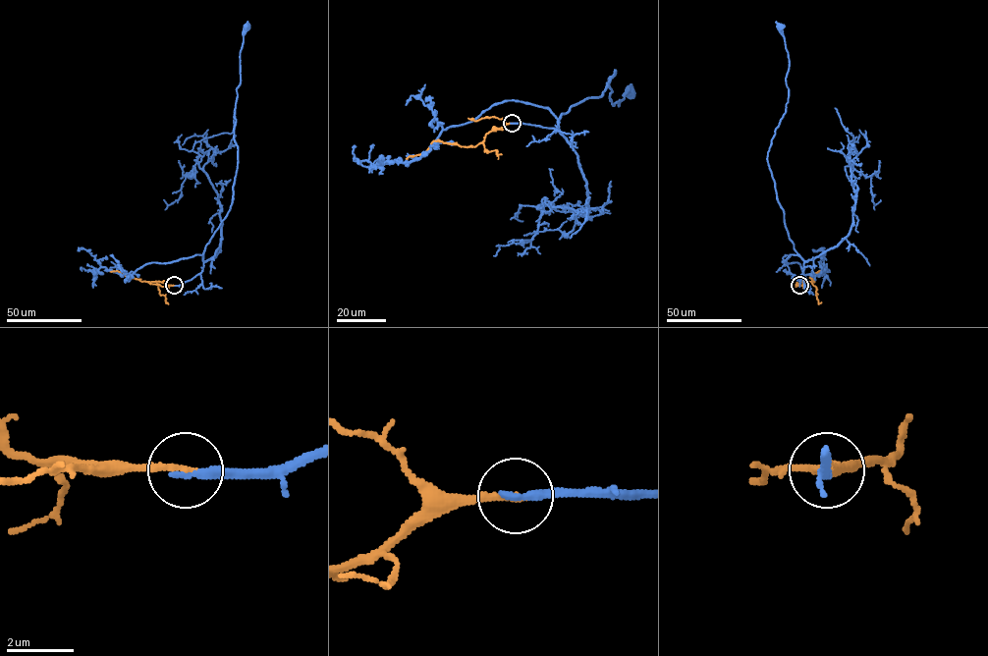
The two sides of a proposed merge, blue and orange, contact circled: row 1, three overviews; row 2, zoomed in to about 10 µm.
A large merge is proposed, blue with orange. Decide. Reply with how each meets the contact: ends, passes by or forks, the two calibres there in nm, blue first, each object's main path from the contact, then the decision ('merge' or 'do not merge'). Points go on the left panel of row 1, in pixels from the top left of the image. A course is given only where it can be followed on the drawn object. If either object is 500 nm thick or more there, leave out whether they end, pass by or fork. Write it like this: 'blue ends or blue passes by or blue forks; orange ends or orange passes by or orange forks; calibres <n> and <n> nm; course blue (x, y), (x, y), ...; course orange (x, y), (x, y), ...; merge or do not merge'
blue ends; orange ends; calibres 280 and 200 nm; course blue (174, 286), (200, 272), (205, 246), (232, 204), (238, 162), (235, 112), (240, 82), (240, 52), (246, 27); course orange (174, 285), (141, 281), (121, 271), (110, 271); merge

